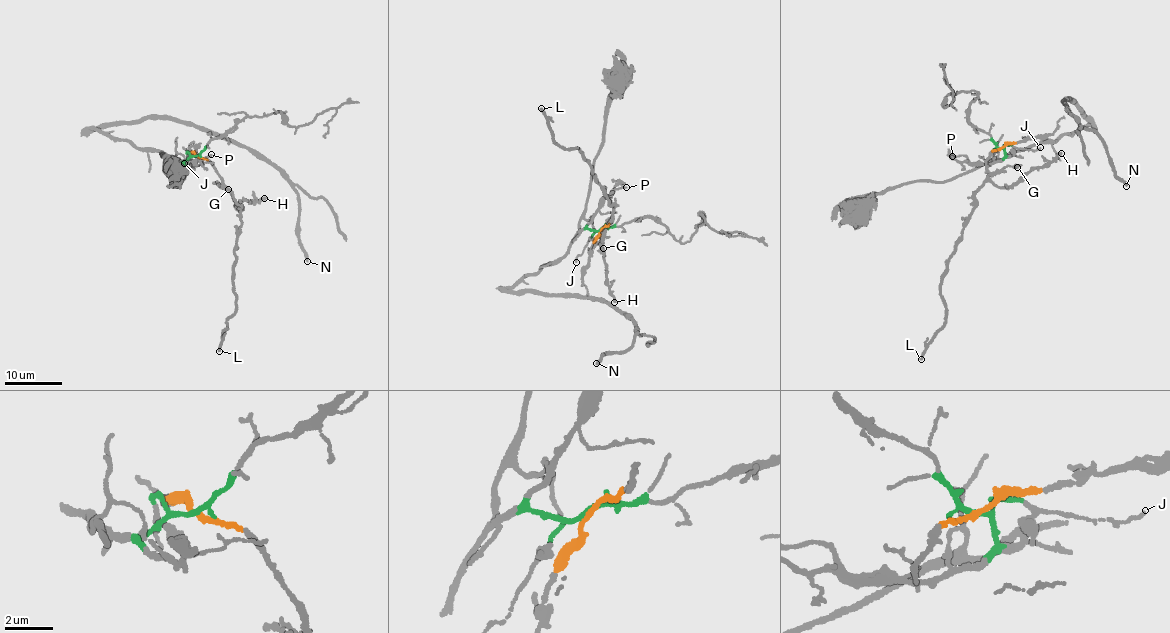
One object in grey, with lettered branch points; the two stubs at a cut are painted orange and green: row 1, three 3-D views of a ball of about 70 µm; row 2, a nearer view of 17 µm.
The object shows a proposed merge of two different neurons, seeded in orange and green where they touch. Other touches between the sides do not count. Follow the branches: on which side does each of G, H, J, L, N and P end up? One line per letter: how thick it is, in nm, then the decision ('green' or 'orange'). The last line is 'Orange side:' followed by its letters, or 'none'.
G: 160 nm | orange
H: 200 nm | orange
J: 130 nm | green
L: 280 nm | orange
N: 280 nm | green
P: 200 nm | green
Orange side: G, H, L

